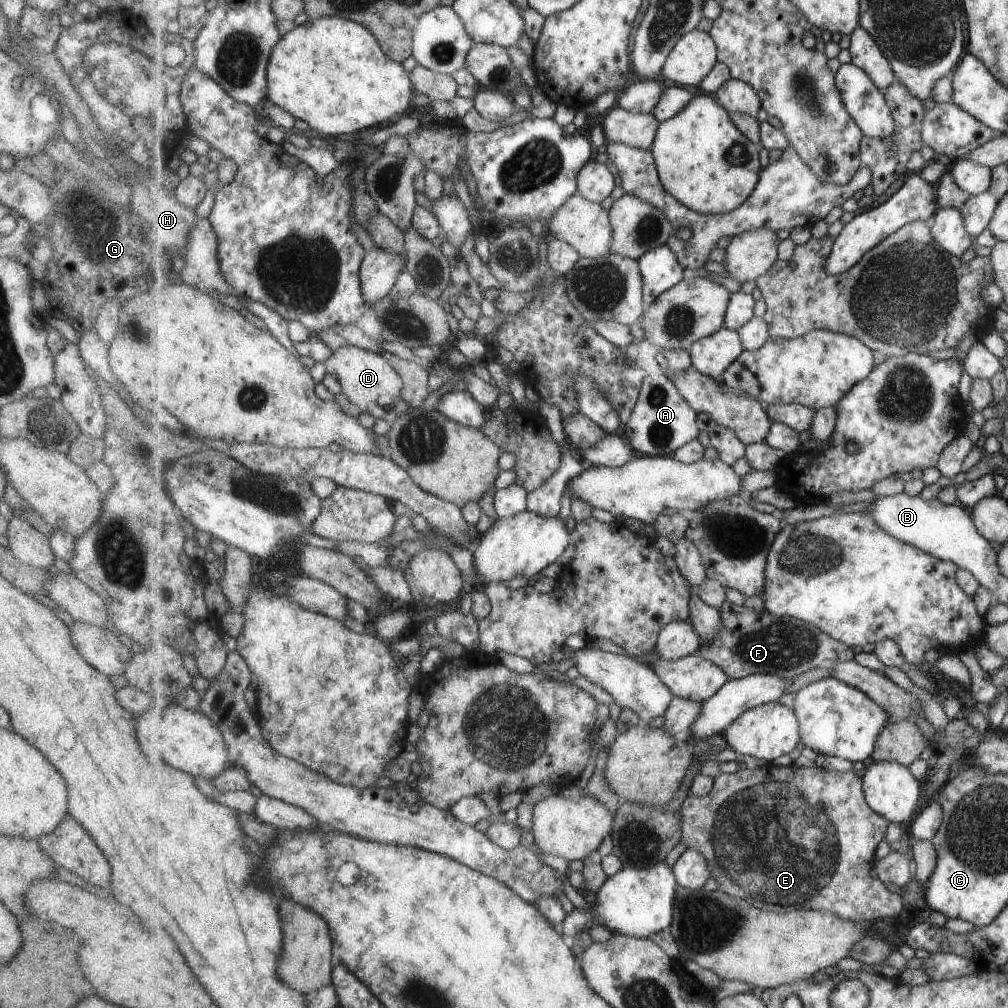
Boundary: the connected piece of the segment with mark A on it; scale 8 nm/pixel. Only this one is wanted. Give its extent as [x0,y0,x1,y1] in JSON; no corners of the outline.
[625,375,699,456]

